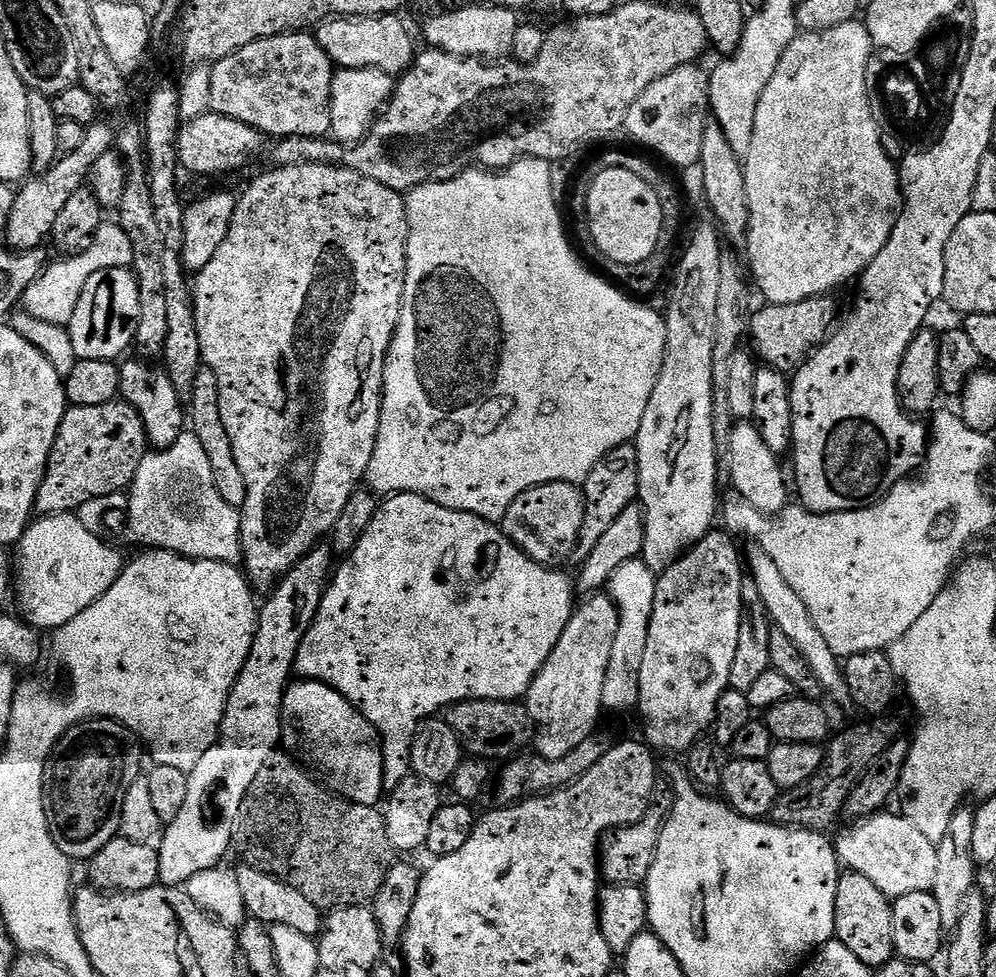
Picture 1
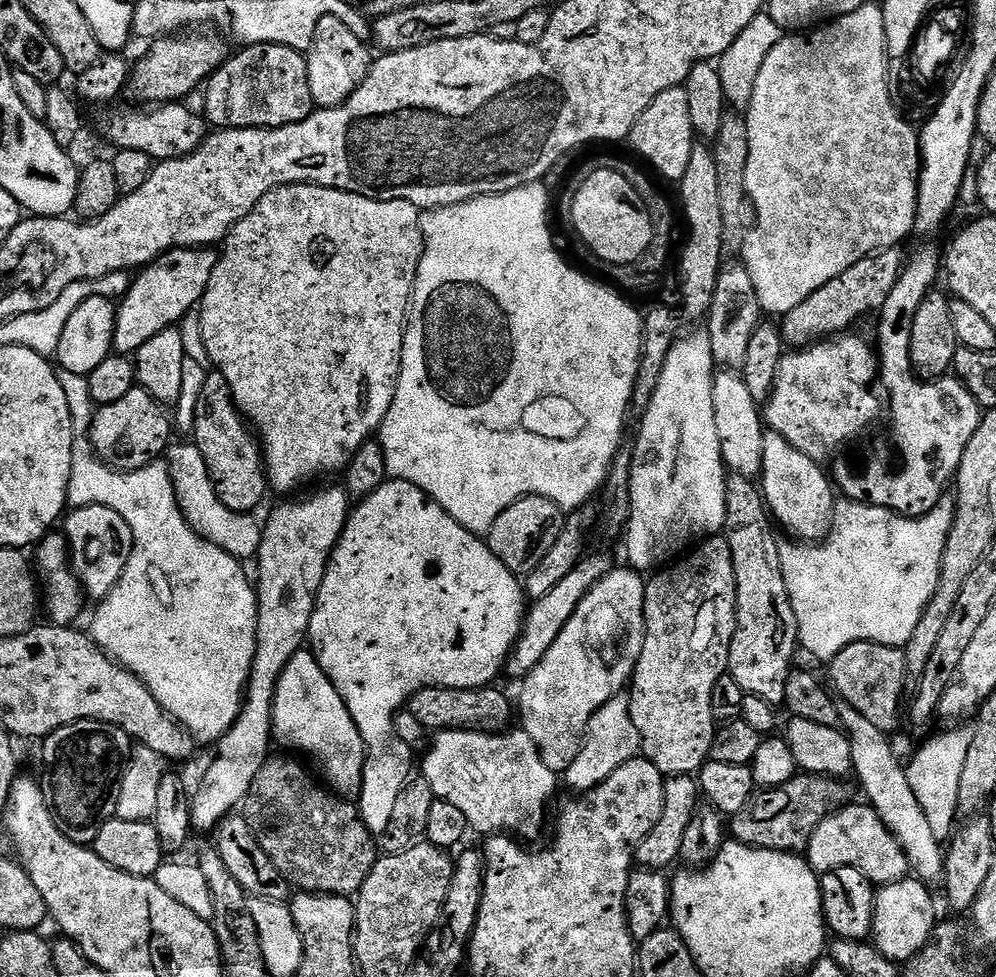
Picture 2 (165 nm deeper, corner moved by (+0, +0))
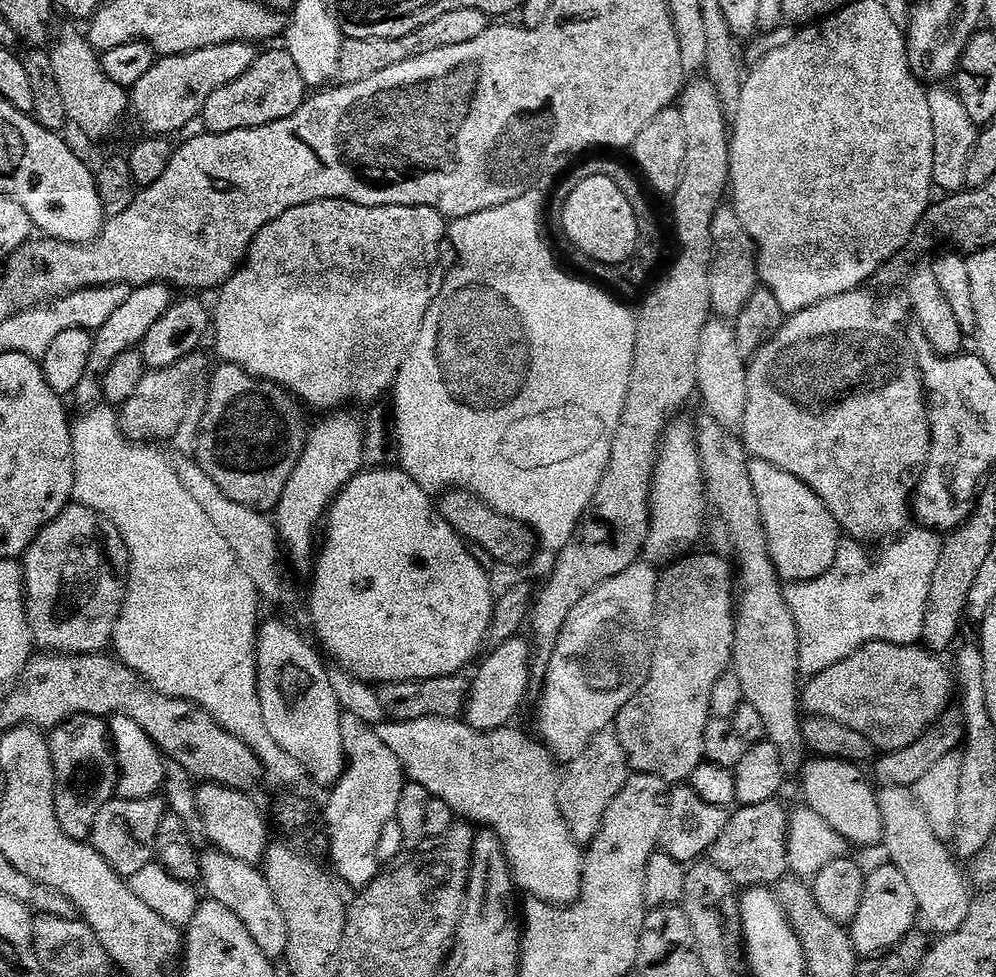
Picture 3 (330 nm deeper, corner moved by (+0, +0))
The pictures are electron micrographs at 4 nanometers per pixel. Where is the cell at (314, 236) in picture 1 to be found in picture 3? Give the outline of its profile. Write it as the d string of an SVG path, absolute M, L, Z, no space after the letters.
M319 200L318 202L310 202L302 206L294 206L294 210L286 210L286 214L274 218L274 222L270 222L256 235L244 263L236 269L236 273L219 289L218 295L220 297L216 300L216 308L214 304L214 336L216 332L216 352L221 356L219 359L225 364L236 364L242 370L246 370L251 376L258 377L259 380L269 380L275 384L280 384L287 392L291 392L297 400L307 405L309 409L328 408L324 410L336 410L341 406L347 405L344 404L347 400L357 400L360 404L368 404L371 400L376 400L379 396L386 395L387 392L389 395L393 391L397 378L400 377L400 371L404 365L404 359L408 357L408 351L414 346L414 342L418 338L418 330L422 330L422 322L426 318L426 310L432 305L432 297L434 295L432 267L435 266L436 259L440 256L440 243L443 242L444 236L446 240L446 217L437 208L427 208L426 206L378 206L377 208L371 208L370 206L351 204L345 200Z

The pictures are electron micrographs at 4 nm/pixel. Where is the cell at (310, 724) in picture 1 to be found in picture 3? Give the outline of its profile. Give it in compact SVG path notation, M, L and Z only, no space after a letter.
M280 620L261 623L256 637L256 681L260 687L262 718L266 718L270 738L274 738L274 742L278 742L286 754L302 762L317 789L331 790L344 777L346 757L342 730L345 725L340 721L342 709L338 698L334 698L334 689L330 687L328 668L320 661L321 653L317 652L290 625Z

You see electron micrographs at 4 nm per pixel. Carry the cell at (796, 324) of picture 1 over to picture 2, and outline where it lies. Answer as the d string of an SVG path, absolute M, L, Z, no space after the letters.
M903 247L886 248L867 256L862 262L854 262L850 270L842 270L838 278L826 282L822 290L816 290L802 302L802 306L794 306L779 321L778 327L784 336L785 345L789 349L799 350L818 344L830 336L847 333L868 311L883 308L886 298L900 281L900 273L906 263L906 252Z

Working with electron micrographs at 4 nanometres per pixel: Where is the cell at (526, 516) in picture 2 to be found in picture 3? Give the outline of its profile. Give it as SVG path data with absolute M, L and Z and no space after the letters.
M466 488L445 491L439 497L438 507L442 518L450 522L450 526L461 538L467 538L477 549L480 547L486 555L493 556L500 564L509 564L512 568L528 564L536 548L538 549L538 537L527 524L494 511L476 493L469 492Z

